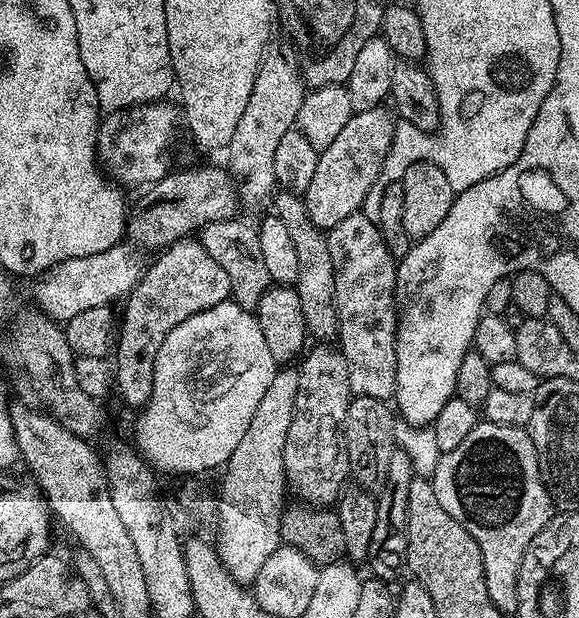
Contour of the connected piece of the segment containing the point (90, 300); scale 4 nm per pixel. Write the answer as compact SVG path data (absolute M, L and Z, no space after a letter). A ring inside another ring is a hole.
M121 242L105 252L64 260L54 265L35 281L39 311L51 320L66 322L74 318L74 314L90 310L90 306L111 305L112 300L123 301L139 283L142 275L142 265L140 266L140 260L135 254L137 255L127 243Z

